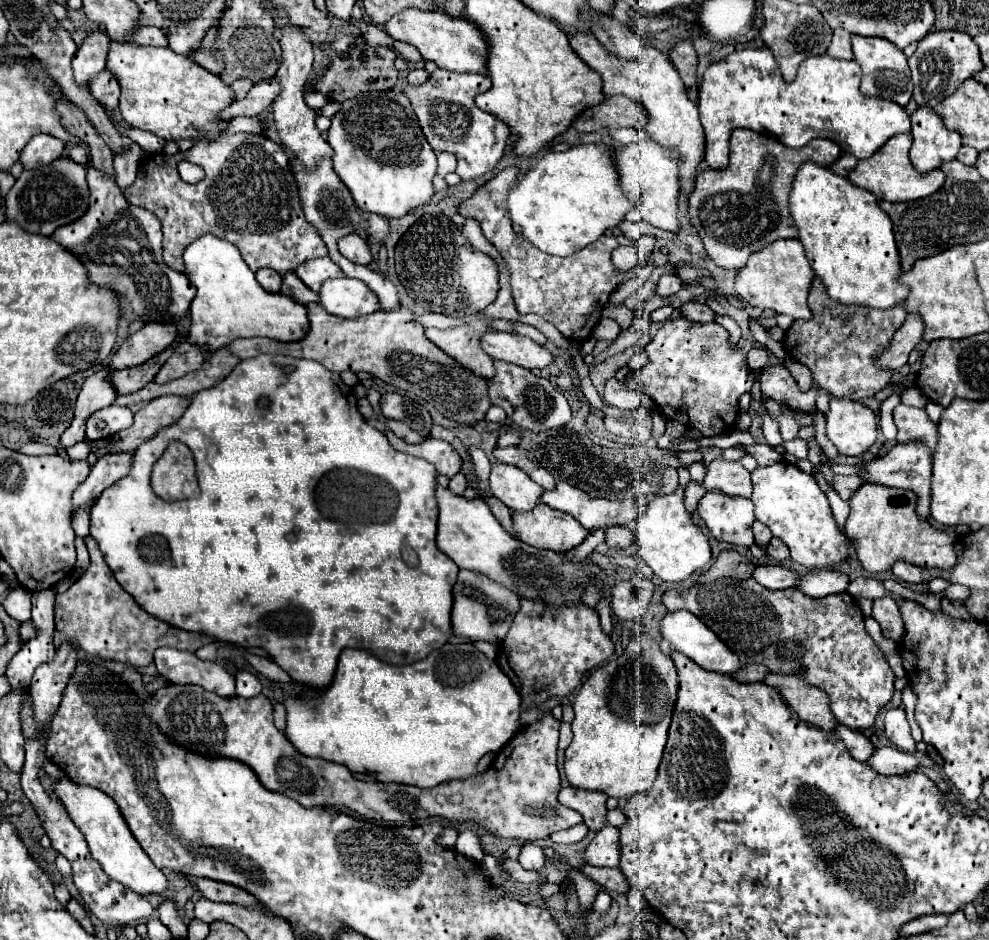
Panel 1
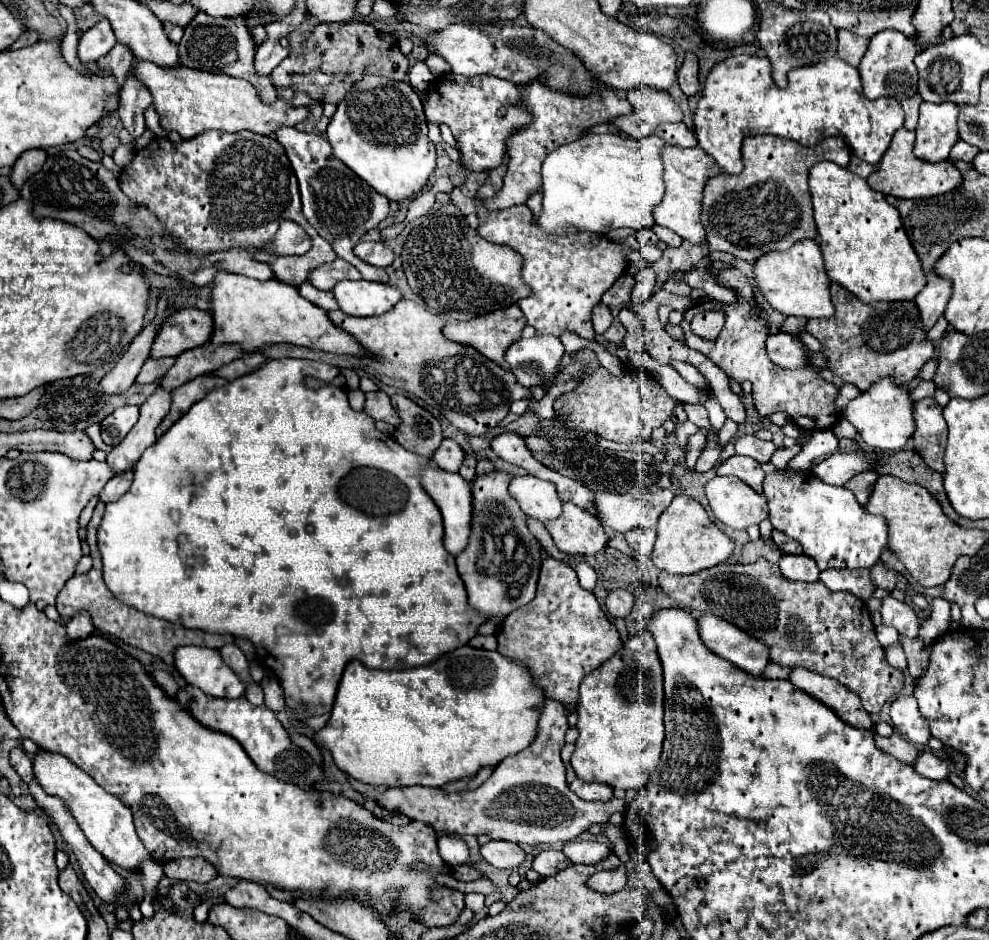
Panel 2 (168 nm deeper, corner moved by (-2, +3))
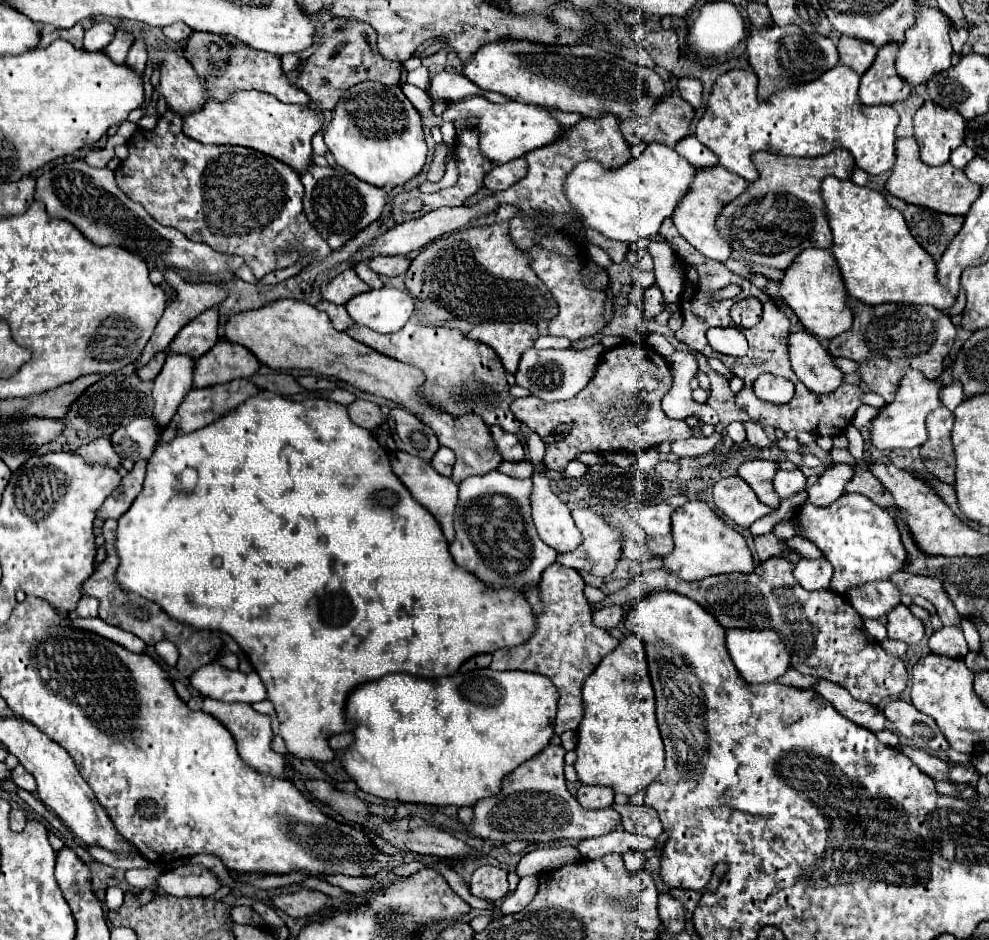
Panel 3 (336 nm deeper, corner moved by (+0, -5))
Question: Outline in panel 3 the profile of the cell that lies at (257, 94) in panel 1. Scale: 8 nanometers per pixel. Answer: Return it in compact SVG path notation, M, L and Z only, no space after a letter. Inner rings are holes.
M332 19L324 23L316 51L302 61L298 77L294 81L310 99L318 111L332 111L346 89L362 81L376 81L384 85L398 85L402 63L388 61L376 47L376 31L370 25L352 19Z

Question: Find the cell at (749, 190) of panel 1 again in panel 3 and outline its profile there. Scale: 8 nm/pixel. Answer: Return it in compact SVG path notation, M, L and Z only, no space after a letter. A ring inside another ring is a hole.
M834 149L824 157L796 159L756 151L752 161L760 177L750 183L742 195L726 203L716 217L716 229L720 237L730 243L732 251L748 263L786 269L792 259L808 247L828 249L832 245L832 233L824 217L824 201L820 201L820 181L824 175L850 179L854 169L852 155L846 149Z

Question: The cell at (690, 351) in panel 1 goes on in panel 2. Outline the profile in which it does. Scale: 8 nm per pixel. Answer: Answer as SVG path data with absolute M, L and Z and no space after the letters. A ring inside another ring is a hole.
M738 297L736 307L726 305L726 303L716 303L716 301L700 303L700 305L690 307L684 313L684 321L680 323L680 327L684 329L684 345L704 353L726 375L732 375L738 383L748 381L748 379L752 381L752 399L762 417L770 417L772 413L782 411L782 413L790 415L794 425L808 429L808 431L830 429L838 423L838 419L840 419L840 411L836 407L836 395L840 391L838 385L824 381L820 375L810 373L810 370L785 369L770 361L770 357L766 353L766 339L770 335L770 319L766 319L764 309L760 305L750 307L744 297ZM714 305L726 313L726 323L724 323L718 339L708 341L708 339L702 339L700 335L692 333L690 321L696 313L700 313L702 309L710 309Z

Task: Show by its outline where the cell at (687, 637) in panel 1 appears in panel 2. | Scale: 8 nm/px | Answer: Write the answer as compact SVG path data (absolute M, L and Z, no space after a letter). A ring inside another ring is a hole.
M696 613L696 617L700 637L712 653L724 657L754 677L762 675L770 663L770 651L766 645L762 645L762 641L710 613Z

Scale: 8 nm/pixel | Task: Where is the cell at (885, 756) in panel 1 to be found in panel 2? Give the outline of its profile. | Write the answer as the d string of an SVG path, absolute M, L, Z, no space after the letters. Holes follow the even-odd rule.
M924 751L920 753L918 761L914 763L916 771L924 773L926 777L932 777L932 779L946 779L950 769L948 769L948 763L944 763L938 755L934 755L932 751Z

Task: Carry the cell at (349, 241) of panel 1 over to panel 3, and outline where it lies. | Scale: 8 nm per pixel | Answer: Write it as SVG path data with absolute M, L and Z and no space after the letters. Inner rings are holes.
M378 255L378 257L372 257L368 259L366 263L374 273L378 275L386 275L386 277L396 277L400 273L404 273L408 269L408 261L400 255L396 257L384 257L384 255Z

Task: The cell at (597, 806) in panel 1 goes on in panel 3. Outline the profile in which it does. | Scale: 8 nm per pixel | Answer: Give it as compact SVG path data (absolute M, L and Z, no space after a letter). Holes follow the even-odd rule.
M582 785L576 793L576 799L582 807L588 809L600 809L600 807L608 807L614 803L614 791L610 787L602 787L602 785Z

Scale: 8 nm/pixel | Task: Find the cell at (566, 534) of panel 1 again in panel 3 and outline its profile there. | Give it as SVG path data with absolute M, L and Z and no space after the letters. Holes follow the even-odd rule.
M574 509L572 519L582 533L582 543L574 551L560 553L556 563L564 565L564 567L572 567L580 573L592 573L598 577L608 577L614 571L614 565L618 563L618 557L620 557L620 543L622 543L620 531L612 529L598 513L594 513L590 509Z

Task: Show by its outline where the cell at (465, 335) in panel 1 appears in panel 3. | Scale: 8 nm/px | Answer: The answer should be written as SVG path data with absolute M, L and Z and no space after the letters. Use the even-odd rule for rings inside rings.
M480 323L466 337L486 343L500 357L502 367L516 373L520 355L534 345L538 331L532 323Z

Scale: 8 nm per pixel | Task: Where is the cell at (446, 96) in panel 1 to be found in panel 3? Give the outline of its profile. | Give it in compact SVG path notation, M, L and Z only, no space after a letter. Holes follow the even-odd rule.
M484 95L448 103L446 111L442 113L442 119L476 129L480 133L480 151L492 163L508 163L512 159L524 157L524 153L556 141L562 129L562 125L542 107L516 103L516 101L498 105L488 101Z

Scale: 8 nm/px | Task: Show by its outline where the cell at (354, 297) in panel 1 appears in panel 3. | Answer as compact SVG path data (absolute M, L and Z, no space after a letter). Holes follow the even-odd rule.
M392 287L360 293L344 307L354 323L366 325L378 333L394 333L402 329L414 313L414 301L408 293Z

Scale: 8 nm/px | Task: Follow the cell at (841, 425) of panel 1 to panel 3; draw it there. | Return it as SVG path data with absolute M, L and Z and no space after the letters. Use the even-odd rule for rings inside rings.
M908 371L900 379L896 399L892 403L886 403L884 407L880 407L878 415L874 415L870 421L872 447L878 451L904 451L904 449L914 449L914 447L922 445L928 439L924 421L932 409L942 405L938 399L940 389L942 389L942 385L938 385L936 381L930 381L930 379L924 379L922 373Z

